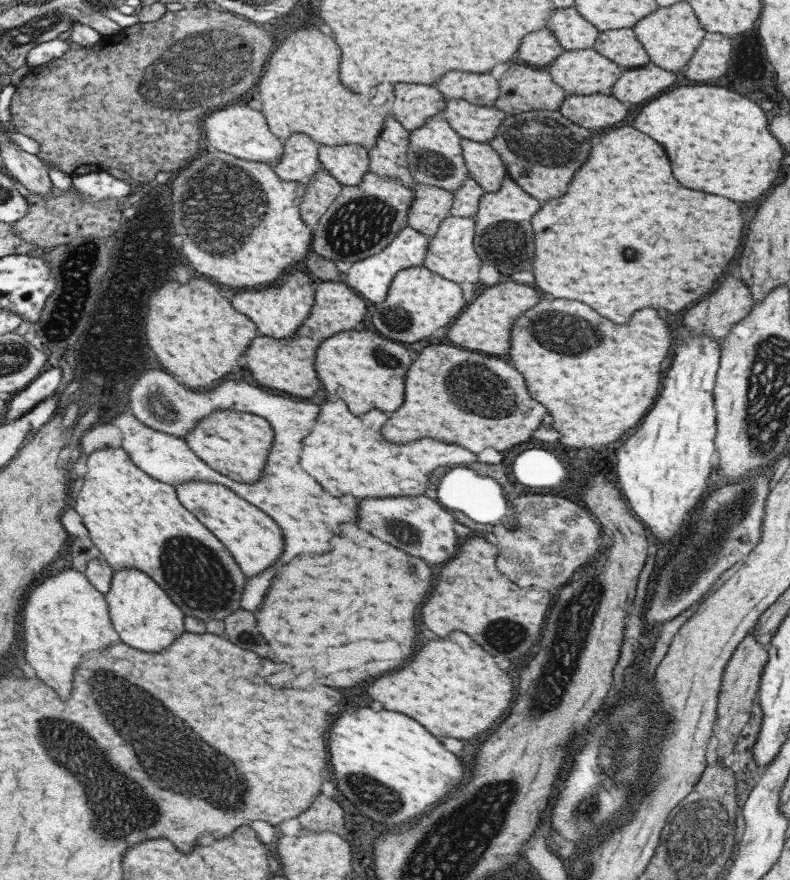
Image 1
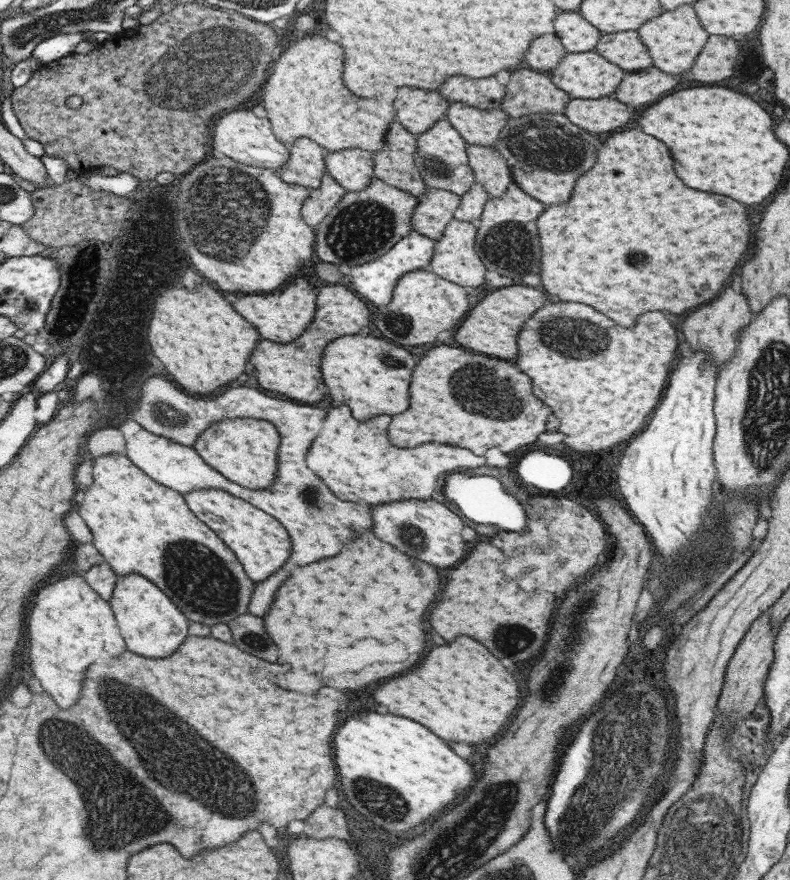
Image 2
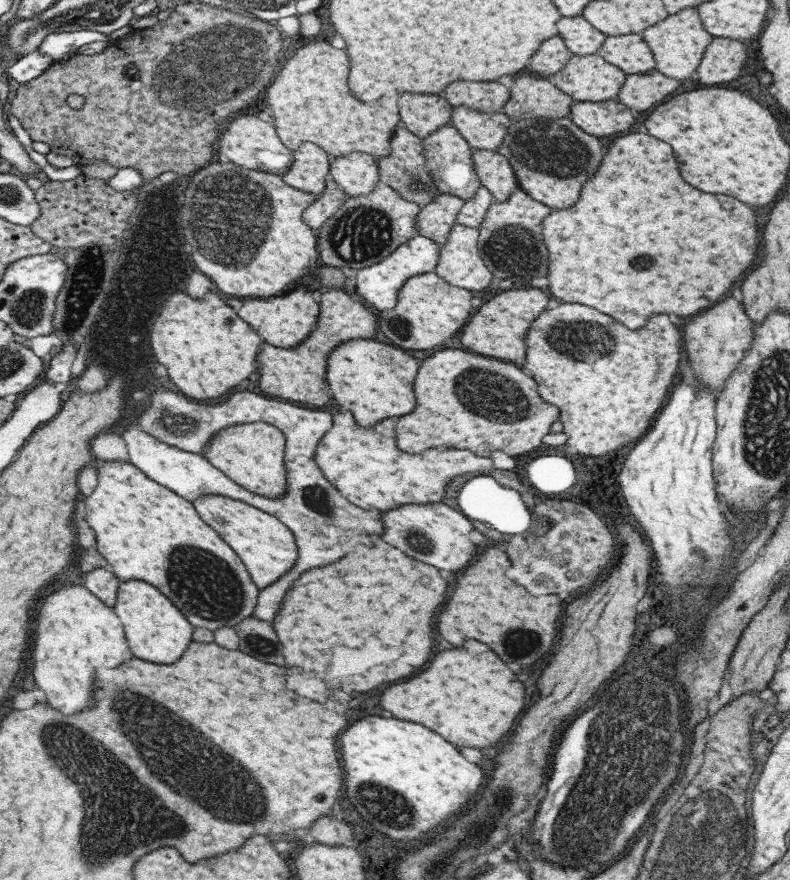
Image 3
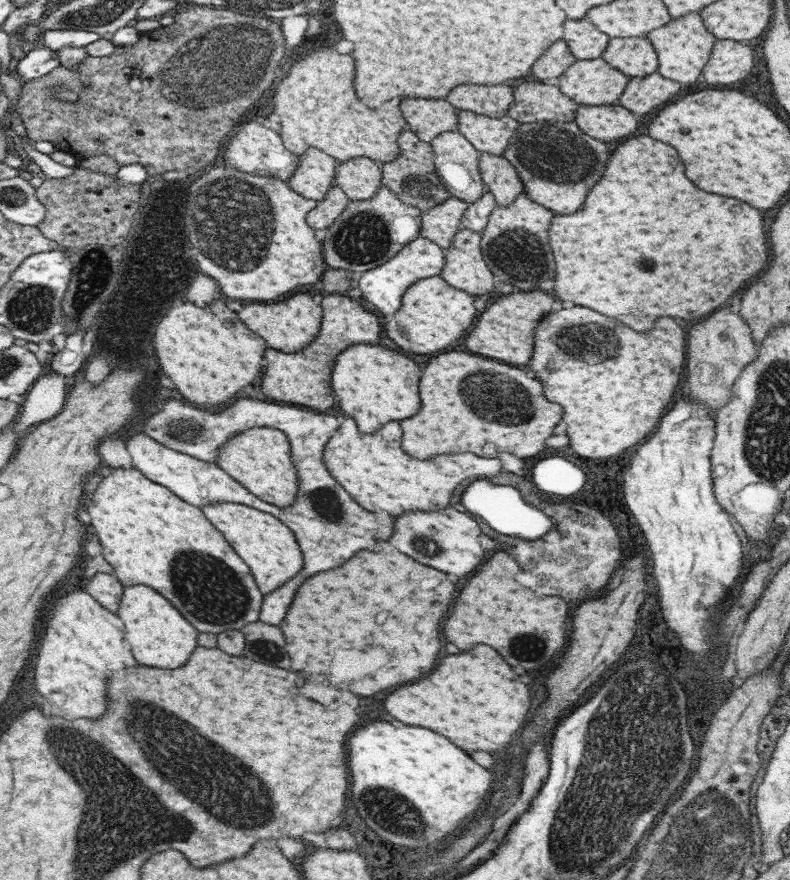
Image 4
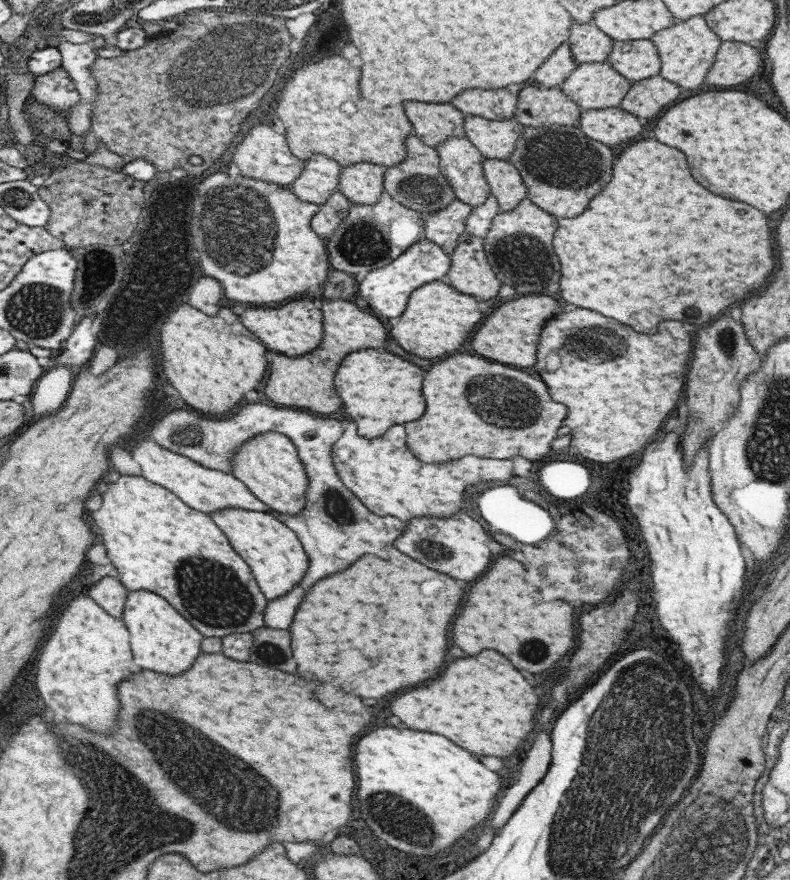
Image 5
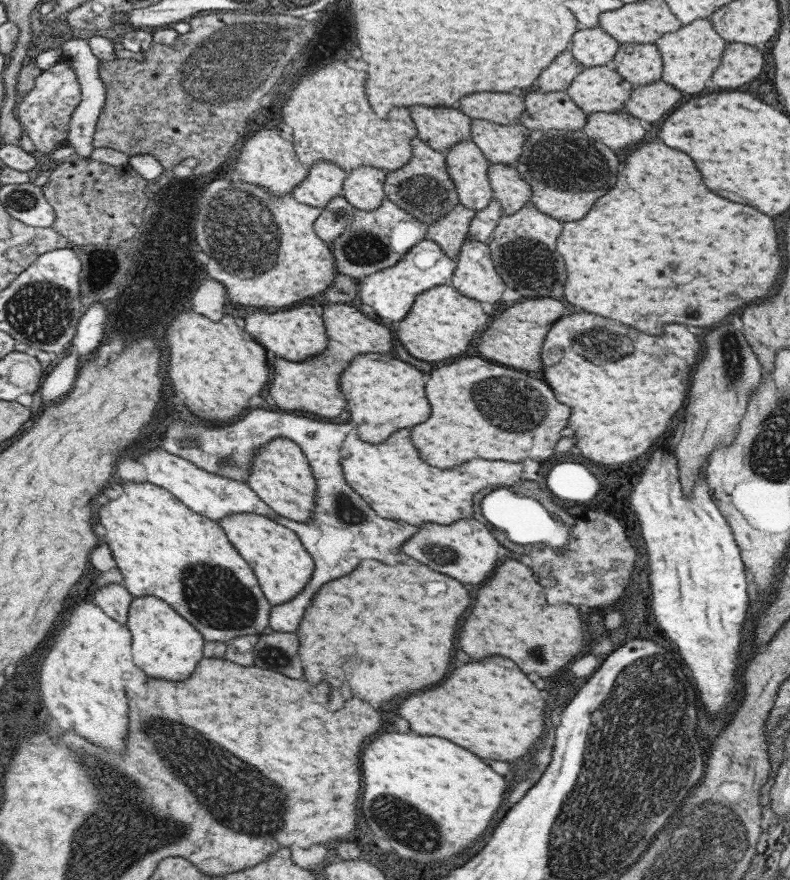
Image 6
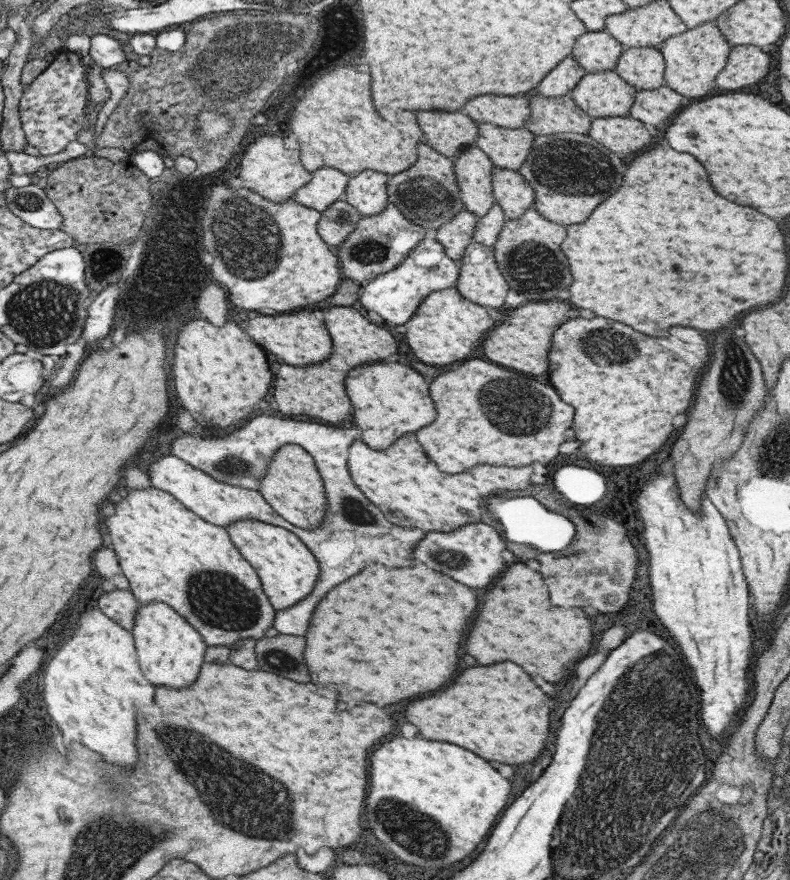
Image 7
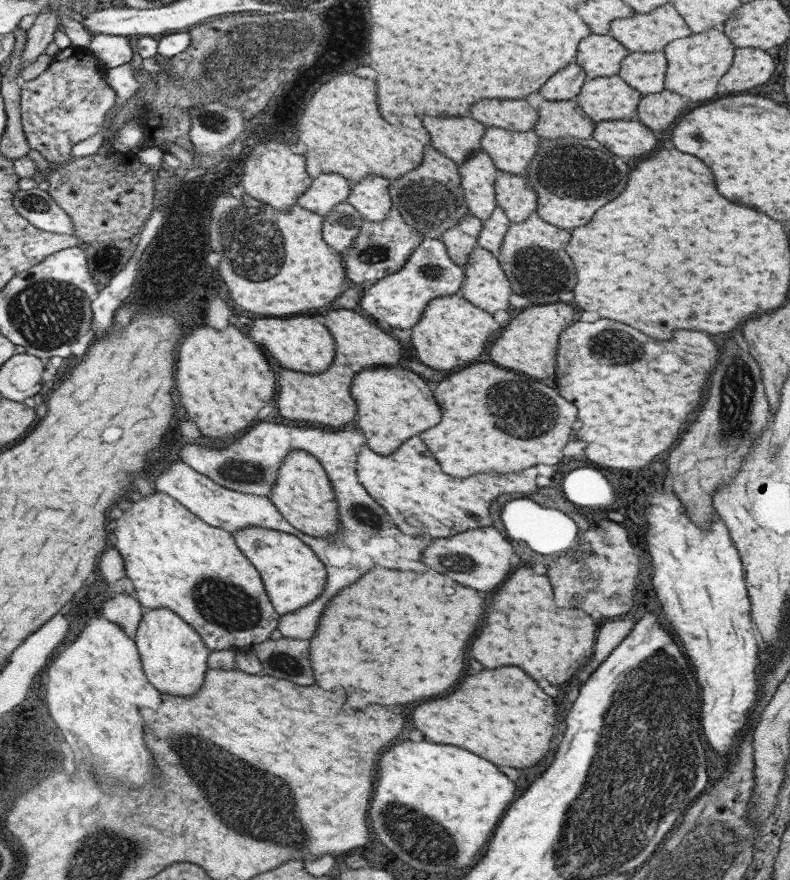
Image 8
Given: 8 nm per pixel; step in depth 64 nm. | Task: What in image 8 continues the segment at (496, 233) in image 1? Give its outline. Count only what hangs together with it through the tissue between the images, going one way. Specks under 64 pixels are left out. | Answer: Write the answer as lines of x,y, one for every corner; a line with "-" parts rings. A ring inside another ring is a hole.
535,212
520,223
511,223
506,230
496,255
503,275
511,285
512,293
527,298
531,304
565,303
561,294
571,296
571,288
575,282
575,270
569,255
565,254
565,244
569,234
565,229
541,220

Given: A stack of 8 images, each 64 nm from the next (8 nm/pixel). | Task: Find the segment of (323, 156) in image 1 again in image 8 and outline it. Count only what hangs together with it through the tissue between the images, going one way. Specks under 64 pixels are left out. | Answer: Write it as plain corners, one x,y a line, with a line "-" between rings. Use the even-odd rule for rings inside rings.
366,174
355,183
351,183
351,188
345,202
349,203
361,218
368,221
380,221
385,218
392,202
388,193
390,179

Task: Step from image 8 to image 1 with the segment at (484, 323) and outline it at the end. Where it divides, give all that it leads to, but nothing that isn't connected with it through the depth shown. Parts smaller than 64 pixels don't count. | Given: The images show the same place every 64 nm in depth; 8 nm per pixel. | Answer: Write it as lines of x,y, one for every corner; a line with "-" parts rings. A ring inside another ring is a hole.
423,266
399,270
389,283
389,292
384,300
372,303
375,308
370,312
370,322
381,336
404,345
431,339
446,330
464,309
466,302
461,296
457,283
441,278

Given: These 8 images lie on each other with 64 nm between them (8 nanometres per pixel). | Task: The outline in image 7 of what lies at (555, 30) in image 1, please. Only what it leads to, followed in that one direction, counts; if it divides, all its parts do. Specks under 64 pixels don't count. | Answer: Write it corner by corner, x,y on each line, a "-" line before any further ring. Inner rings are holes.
605,30
585,31
576,38
570,55
585,73
596,73
613,71
622,49

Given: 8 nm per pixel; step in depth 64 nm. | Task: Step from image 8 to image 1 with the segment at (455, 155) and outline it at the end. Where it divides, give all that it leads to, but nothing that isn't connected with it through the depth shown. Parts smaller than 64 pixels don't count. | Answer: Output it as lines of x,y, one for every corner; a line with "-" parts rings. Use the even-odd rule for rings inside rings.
393,84
395,99
393,100
391,116
407,131
412,131
421,126
429,117
441,113
446,99
436,89
435,85
420,84

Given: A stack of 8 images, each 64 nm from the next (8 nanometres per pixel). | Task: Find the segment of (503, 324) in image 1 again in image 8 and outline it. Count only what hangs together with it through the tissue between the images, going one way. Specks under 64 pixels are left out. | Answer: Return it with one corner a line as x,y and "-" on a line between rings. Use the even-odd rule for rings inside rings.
549,303
545,306
533,306
524,308
518,314
509,319
505,326
489,343
487,356
497,366
523,372
527,376
535,378
552,378
556,372
554,361
559,332
567,330
576,322
577,314
568,303

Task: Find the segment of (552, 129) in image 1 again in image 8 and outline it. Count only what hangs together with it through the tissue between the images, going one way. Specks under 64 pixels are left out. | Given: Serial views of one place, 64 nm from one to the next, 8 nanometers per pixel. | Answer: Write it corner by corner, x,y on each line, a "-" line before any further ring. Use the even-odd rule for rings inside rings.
557,137
540,139
523,176
535,191
536,215
558,229
569,230
587,224
599,206
613,200
625,188
627,170
625,159
592,138

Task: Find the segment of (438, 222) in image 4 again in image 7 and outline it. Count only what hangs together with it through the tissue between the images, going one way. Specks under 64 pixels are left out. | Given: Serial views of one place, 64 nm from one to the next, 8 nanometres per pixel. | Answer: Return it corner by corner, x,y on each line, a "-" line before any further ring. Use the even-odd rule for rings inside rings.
461,209
452,219
436,228
434,239
441,244
444,253
457,263
463,256
464,248
473,242
476,217
473,213

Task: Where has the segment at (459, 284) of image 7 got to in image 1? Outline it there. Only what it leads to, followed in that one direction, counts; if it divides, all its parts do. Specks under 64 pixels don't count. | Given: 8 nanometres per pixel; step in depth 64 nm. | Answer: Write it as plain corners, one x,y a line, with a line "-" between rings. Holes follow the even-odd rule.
450,214
443,218
437,227
436,233
428,237
428,249
423,257
422,266
457,284
471,282
476,287
480,287
478,271
481,266
481,259
477,256
472,243
474,235
474,219
471,217
454,217

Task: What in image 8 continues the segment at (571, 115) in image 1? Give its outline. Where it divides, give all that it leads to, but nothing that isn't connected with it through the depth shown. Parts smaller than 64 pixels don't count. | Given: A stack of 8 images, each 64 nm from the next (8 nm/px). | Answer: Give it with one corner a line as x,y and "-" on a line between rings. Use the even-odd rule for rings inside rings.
637,120
599,121
594,123
592,132
593,140
625,160
651,154
657,136

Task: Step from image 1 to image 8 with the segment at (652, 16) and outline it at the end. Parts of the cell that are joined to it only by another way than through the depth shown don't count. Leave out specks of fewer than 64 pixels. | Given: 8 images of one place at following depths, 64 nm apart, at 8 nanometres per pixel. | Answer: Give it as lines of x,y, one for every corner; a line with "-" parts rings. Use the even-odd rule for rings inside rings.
713,27
685,38
676,38
664,46
662,53
666,58
664,89
685,97
691,104
711,101
719,92
719,79
728,71
733,62
735,46
720,28

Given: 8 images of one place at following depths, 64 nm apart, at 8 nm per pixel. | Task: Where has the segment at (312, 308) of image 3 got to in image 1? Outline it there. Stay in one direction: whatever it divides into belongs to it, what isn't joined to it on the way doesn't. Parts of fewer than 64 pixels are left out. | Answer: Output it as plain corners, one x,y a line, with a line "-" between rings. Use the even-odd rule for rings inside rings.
291,269
277,279
273,286
257,290
239,289
231,298
231,306
255,324
257,334
275,339
291,336
305,322
314,301
315,285
303,272

